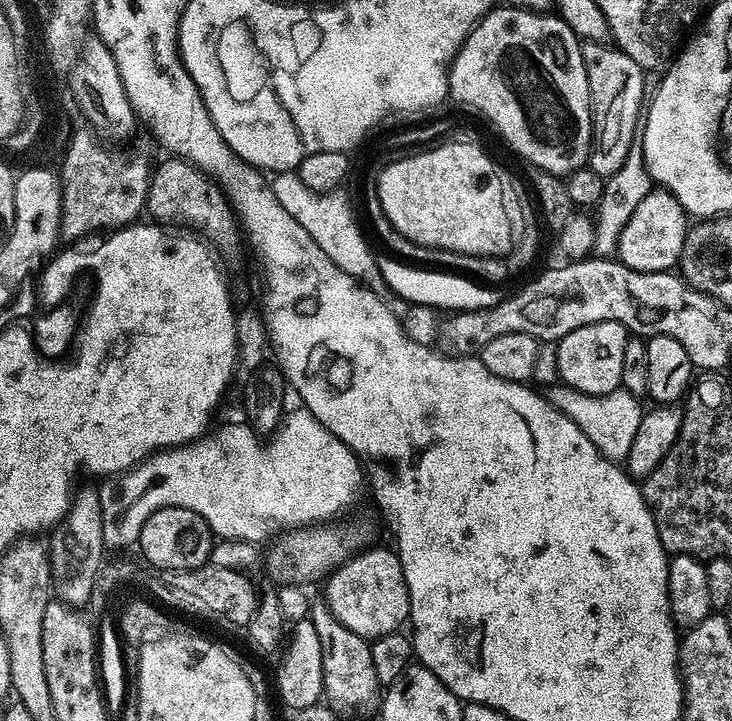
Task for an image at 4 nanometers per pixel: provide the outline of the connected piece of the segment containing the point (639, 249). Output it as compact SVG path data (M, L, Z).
M653 190L638 202L638 210L630 214L630 222L620 235L618 245L619 263L635 272L667 272L675 269L680 262L684 238L690 227L689 217L676 197L667 190Z

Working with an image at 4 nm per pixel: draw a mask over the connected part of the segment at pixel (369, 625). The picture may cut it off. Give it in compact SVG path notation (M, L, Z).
M369 547L359 554L353 555L327 577L328 608L354 634L365 638L385 636L397 631L400 623L409 619L408 587L400 558L391 547Z

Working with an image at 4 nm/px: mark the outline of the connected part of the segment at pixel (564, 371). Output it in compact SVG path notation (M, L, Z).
M599 320L566 334L554 348L559 379L567 387L585 392L588 396L610 394L615 388L621 387L622 354L626 354L629 338L628 329L613 320Z

